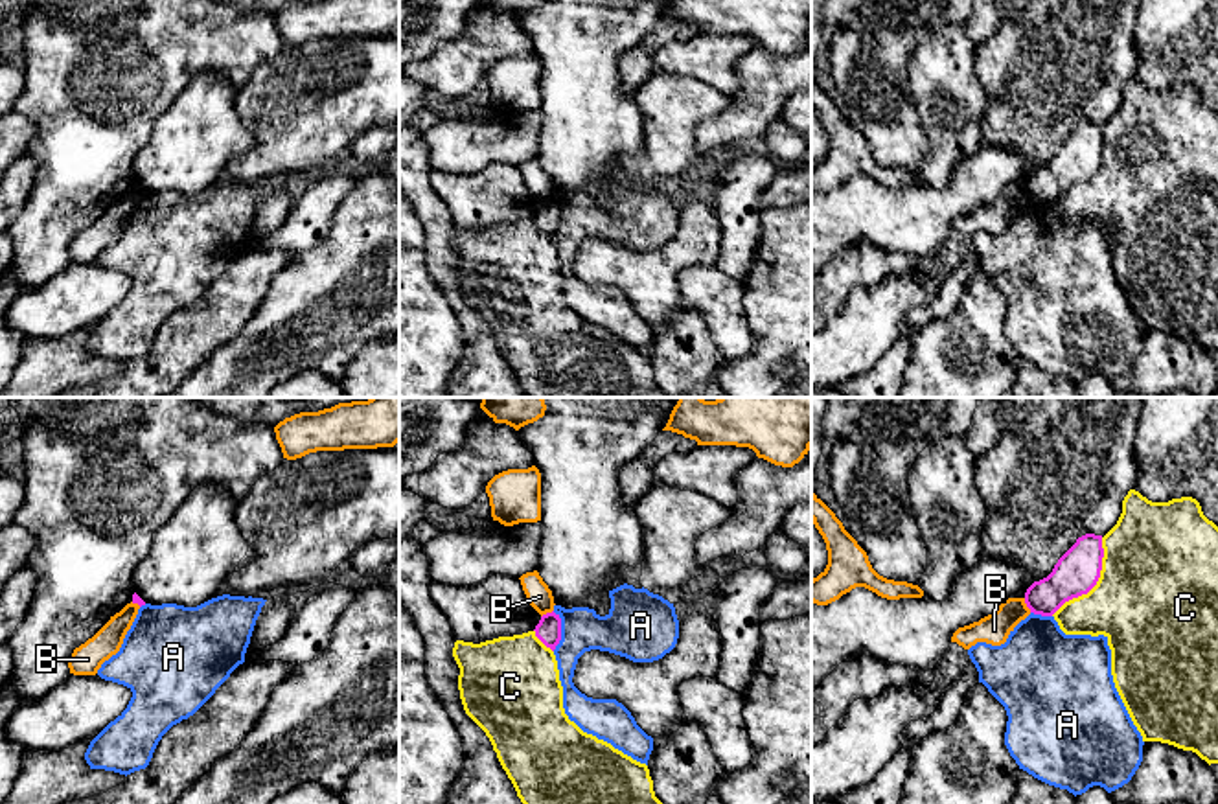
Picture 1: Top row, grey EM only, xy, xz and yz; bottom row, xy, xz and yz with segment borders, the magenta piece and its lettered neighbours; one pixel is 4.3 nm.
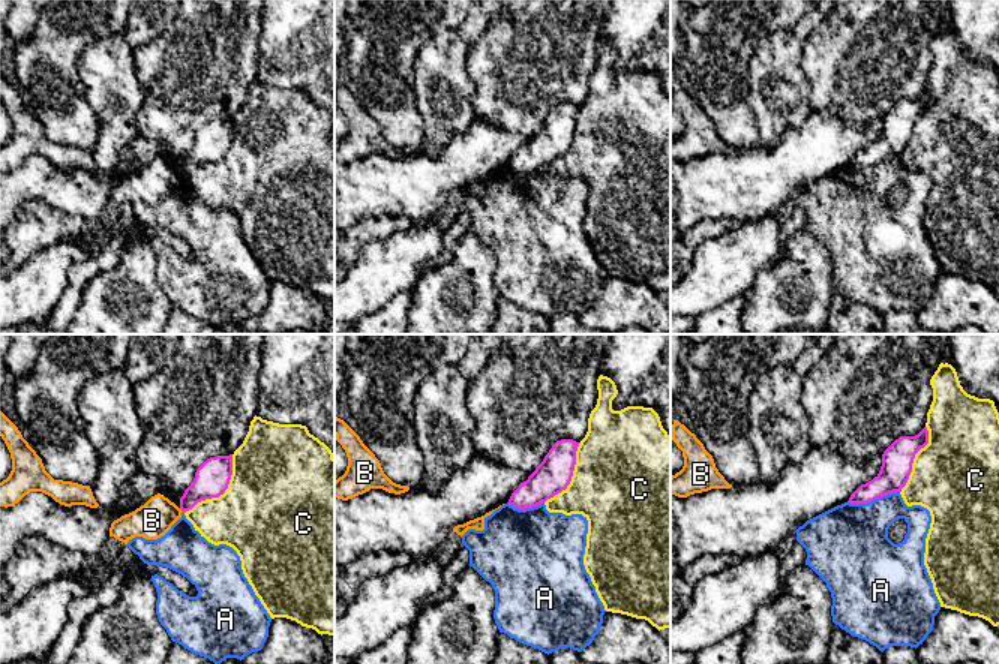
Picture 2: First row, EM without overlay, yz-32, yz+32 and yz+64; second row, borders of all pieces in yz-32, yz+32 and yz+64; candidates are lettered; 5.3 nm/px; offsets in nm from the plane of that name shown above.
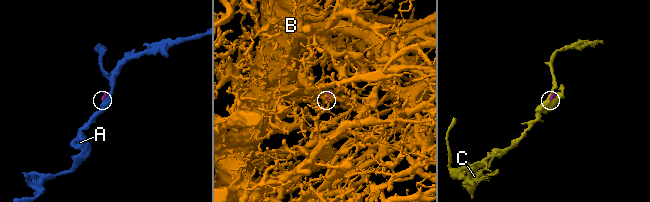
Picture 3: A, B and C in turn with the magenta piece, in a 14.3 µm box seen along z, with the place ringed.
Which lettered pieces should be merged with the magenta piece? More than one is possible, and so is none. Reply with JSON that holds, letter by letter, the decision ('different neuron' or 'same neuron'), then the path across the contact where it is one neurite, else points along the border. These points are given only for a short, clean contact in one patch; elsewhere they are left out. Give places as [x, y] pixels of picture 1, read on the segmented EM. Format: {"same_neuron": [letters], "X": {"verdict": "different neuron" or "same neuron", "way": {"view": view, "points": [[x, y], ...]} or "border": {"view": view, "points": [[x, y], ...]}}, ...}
{"same_neuron": [], "A": {"verdict": "different neuron"}, "B": {"verdict": "different neuron", "border": {"view": "yz", "points": [[1023, 598], [1031, 611]]}}, "C": {"verdict": "different neuron"}}

